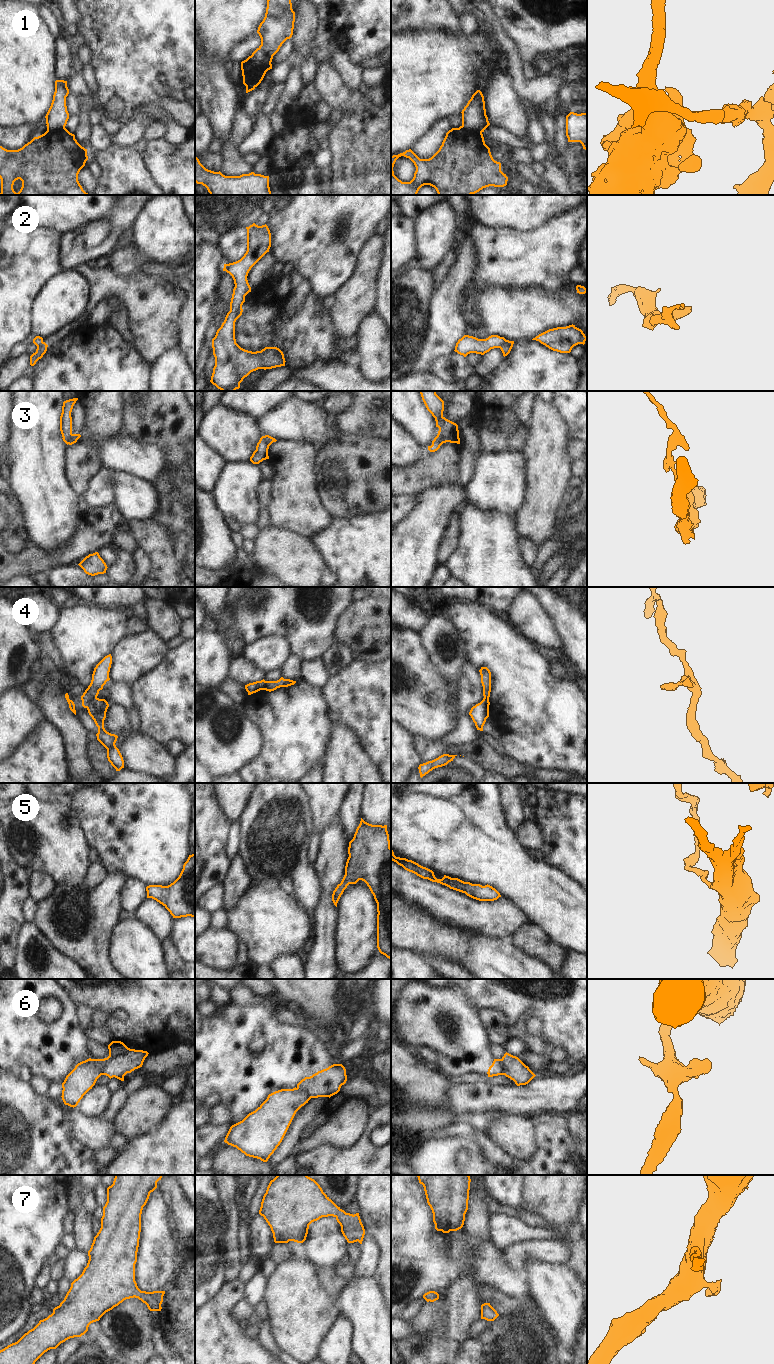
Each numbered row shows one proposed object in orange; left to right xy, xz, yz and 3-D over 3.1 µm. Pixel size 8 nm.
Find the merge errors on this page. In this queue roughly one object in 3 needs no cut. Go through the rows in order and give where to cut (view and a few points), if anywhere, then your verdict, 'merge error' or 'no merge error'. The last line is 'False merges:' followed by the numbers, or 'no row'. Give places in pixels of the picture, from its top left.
1: cut in yz along (462, 125), (468, 129), (481, 132); merge error
2: no cut; no merge error
3: cut in xy along (71, 433), (67, 443); merge error
4: cut in xy along (96, 697), (86, 707); merge error
5: no cut; no merge error
6: cut in xy along (128, 1048), (121, 1054), (107, 1058), (103, 1062), (101, 1074); merge error
7: no cut; no merge error
False merges: 1, 3, 4, 6

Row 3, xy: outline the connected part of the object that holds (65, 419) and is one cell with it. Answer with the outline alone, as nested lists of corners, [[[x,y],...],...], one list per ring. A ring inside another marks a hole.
[[[78,398],[69,399],[63,402],[62,413],[60,416],[60,431],[63,441],[68,445],[72,434],[72,417],[71,412]]]

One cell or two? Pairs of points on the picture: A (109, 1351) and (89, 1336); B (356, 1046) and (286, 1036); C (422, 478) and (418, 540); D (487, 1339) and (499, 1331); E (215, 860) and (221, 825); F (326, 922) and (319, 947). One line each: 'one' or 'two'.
A: one
B: two
C: two
D: one
E: one
F: one

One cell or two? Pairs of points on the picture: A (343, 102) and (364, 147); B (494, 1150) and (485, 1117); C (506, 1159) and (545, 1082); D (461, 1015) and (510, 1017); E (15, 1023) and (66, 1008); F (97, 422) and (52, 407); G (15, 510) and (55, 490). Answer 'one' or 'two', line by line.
A: one
B: one
C: two
D: two
E: one
F: two
G: two

